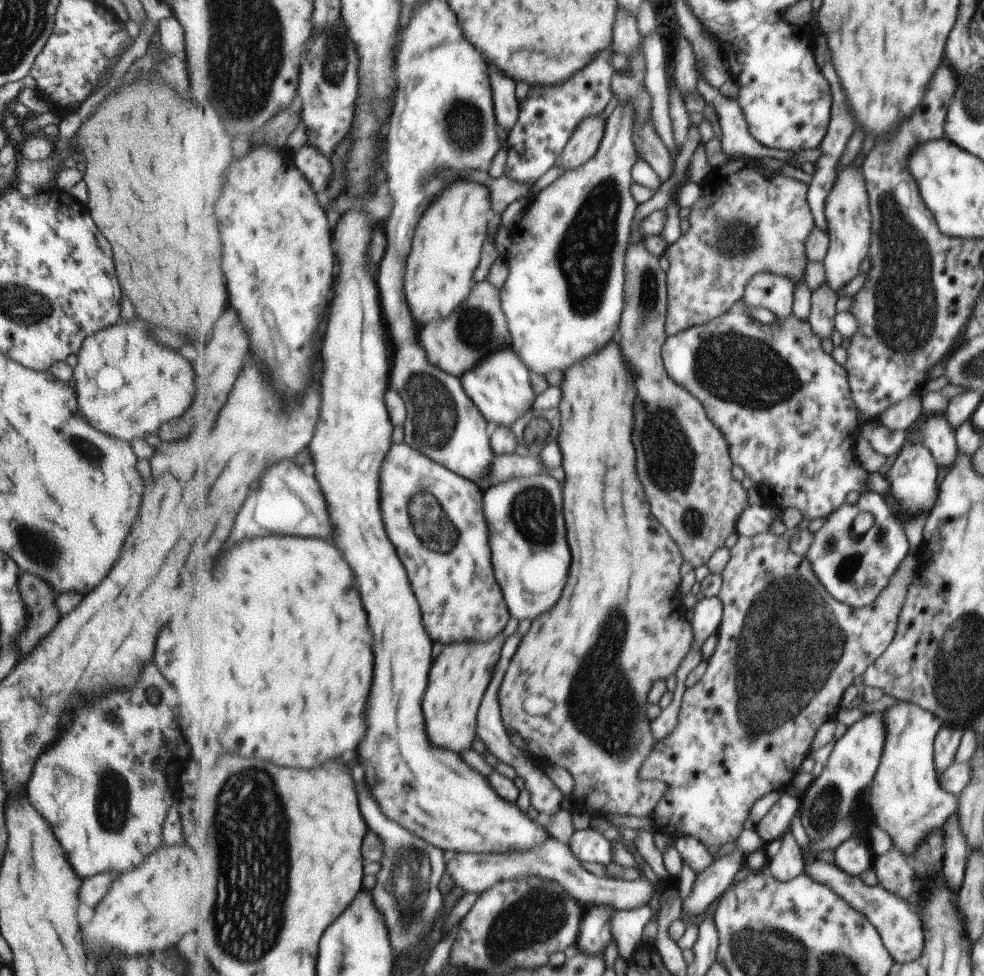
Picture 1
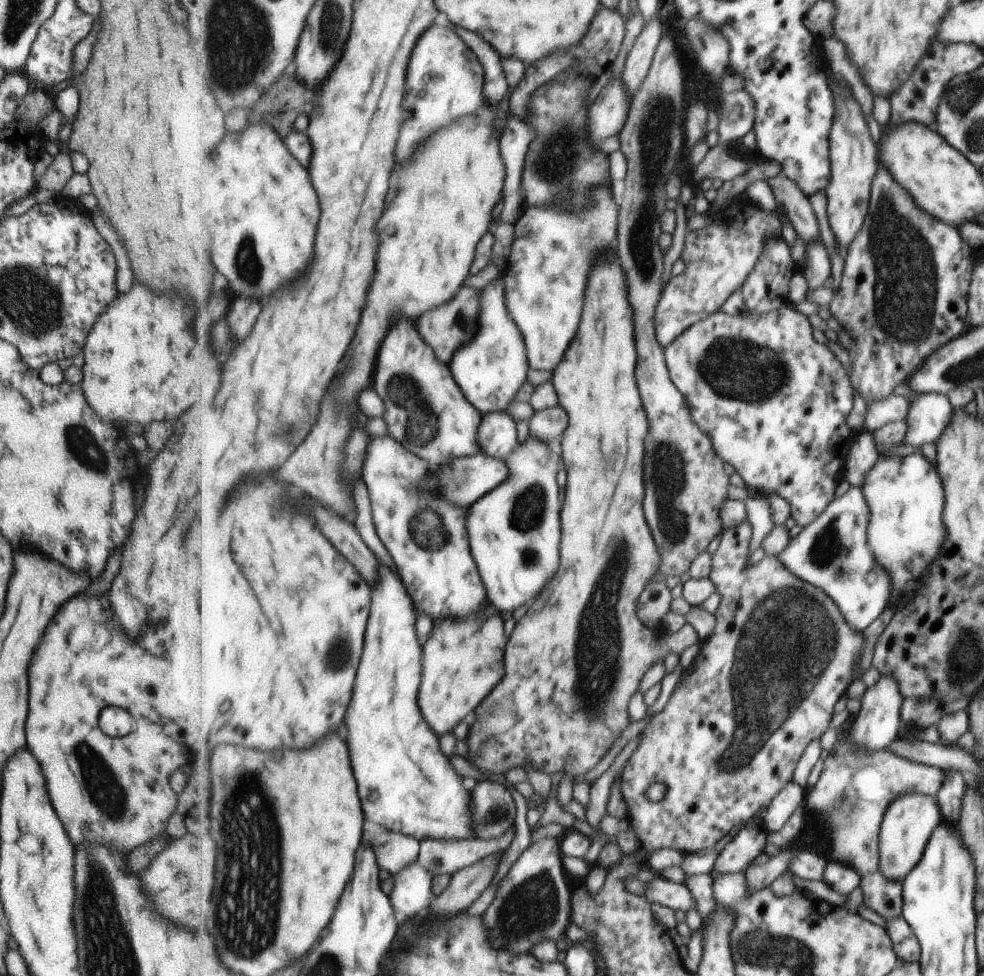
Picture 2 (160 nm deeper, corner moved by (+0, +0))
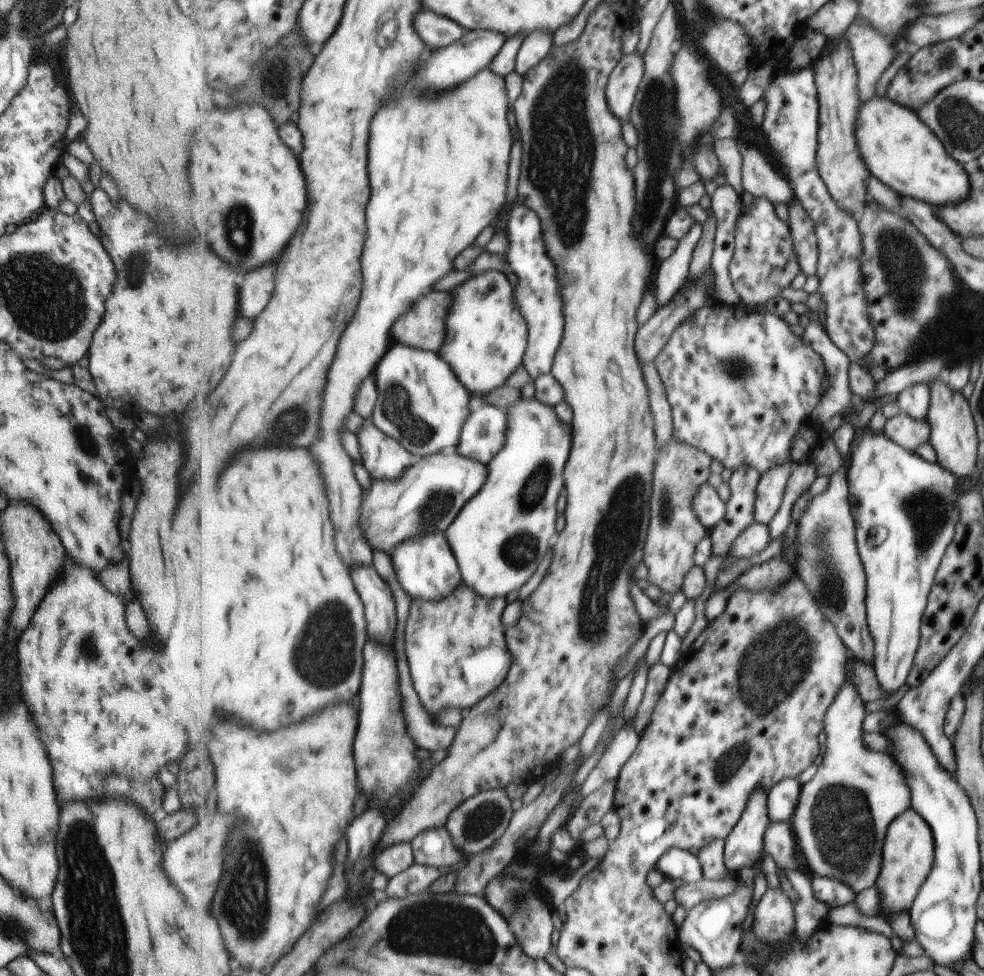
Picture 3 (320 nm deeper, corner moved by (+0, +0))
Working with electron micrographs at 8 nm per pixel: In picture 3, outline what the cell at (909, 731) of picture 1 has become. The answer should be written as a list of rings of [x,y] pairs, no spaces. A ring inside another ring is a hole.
[[[912,808],[901,813],[886,828],[886,836],[882,845],[882,864],[880,874],[875,882],[876,891],[880,900],[880,912],[886,921],[889,921],[894,915],[909,911],[914,899],[920,892],[924,880],[929,874],[934,862],[934,840],[929,824],[916,813]]]

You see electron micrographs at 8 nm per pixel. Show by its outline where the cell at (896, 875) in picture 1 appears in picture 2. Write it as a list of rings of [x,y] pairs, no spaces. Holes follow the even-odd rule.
[[[878,870],[861,877],[862,904],[883,919],[900,916],[902,909],[902,882],[887,879]]]

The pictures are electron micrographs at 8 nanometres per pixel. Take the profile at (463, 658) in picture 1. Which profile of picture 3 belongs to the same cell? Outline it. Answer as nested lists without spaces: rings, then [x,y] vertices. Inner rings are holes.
[[[467,584],[447,600],[413,600],[405,626],[405,650],[415,688],[429,714],[447,706],[471,708],[503,684],[513,664],[501,622],[505,608],[507,598],[483,598]],[[479,664],[489,664],[489,678]]]

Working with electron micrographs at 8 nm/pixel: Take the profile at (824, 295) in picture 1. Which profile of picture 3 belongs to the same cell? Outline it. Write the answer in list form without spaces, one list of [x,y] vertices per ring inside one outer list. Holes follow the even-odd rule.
[[[793,199],[787,207],[794,249],[798,254],[802,272],[807,276],[816,275],[820,250],[814,220],[799,199]]]

